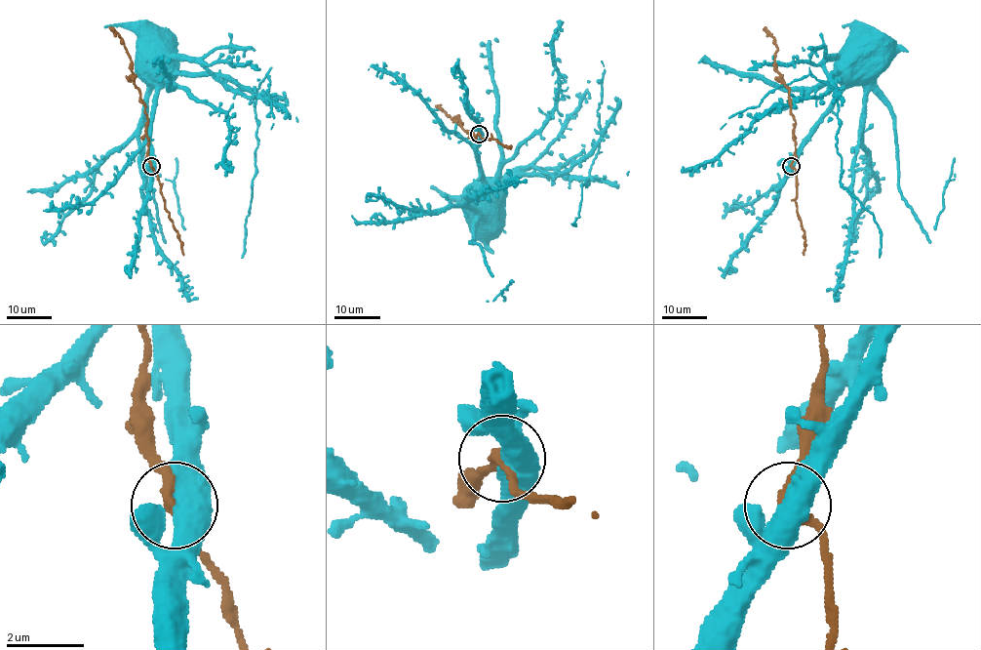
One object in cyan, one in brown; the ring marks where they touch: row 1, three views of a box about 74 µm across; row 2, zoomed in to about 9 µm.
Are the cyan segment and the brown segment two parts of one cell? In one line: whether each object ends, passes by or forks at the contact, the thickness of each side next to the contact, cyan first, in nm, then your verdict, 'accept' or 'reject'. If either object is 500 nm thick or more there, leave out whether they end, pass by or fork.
calibres 550 and 240 nm; reject

